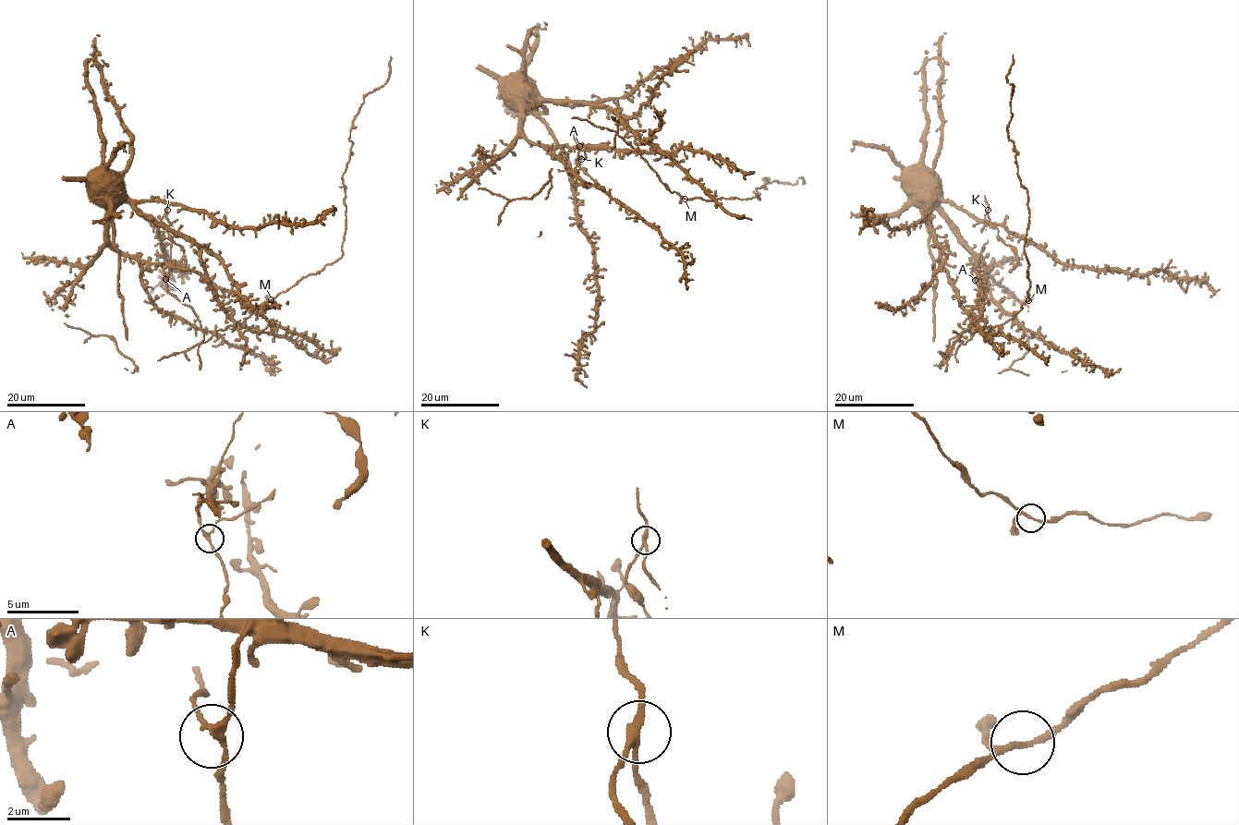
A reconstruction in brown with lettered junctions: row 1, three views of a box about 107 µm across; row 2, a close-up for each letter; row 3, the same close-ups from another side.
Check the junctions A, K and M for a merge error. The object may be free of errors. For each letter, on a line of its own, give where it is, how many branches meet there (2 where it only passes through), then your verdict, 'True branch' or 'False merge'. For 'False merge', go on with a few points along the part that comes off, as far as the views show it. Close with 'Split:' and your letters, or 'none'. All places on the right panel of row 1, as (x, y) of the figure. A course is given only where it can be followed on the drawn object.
A: Place: (975, 280). Branches: 3. True branch
K: Place: (988, 210). Branches: 3. False merge. Course of the part to remove: (988, 211), (999, 237), (1016, 254), (1016, 264), (1009, 272)
M: Place: (1028, 300). Branches: 3. True branch
Split: K

